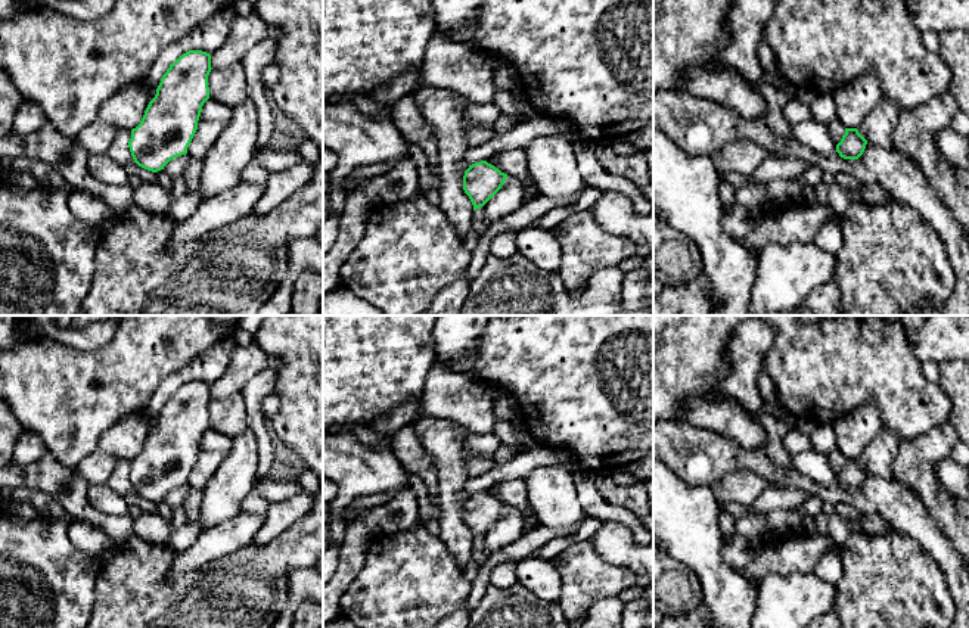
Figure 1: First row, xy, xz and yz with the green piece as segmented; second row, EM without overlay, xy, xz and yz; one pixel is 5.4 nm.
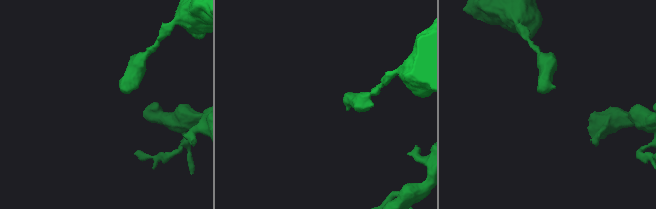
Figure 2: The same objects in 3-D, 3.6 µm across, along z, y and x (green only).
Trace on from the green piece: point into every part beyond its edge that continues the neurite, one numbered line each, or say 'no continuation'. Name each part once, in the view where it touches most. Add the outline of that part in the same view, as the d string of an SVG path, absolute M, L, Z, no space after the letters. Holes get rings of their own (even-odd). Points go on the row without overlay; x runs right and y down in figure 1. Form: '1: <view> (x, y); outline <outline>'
no continuation

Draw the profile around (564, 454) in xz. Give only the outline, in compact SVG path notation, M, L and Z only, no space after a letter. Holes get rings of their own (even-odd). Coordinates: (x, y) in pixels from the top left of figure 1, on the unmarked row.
M516 420L515 428L522 433L522 438L525 441L525 450L531 448L547 448L552 453L555 453L562 461L572 461L575 460L572 453L569 450L560 448L560 447L547 447L544 444L540 444L524 426L522 420Z

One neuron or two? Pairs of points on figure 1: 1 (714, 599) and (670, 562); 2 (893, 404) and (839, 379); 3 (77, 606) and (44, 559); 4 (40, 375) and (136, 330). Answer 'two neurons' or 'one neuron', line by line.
1: two neurons
2: one neuron
3: one neuron
4: one neuron

